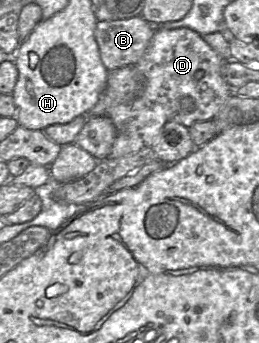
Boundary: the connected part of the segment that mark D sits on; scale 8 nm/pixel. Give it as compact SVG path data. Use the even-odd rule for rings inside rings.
M156 27L149 47L135 64L144 76L141 95L128 104L111 108L107 114L116 128L116 139L108 158L120 158L153 146L168 121L189 128L195 122L212 120L234 91L221 75L224 62L196 31ZM185 96L195 101L195 108L191 111L180 106L180 100Z

